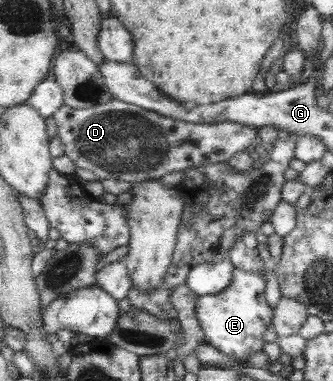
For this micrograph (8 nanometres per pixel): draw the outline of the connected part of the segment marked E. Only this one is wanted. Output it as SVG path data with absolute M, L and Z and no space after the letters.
M236 267L232 285L212 295L202 295L198 303L198 316L206 330L206 342L224 354L245 361L250 356L264 352L264 333L274 324L275 309L266 297L266 277L254 271Z

